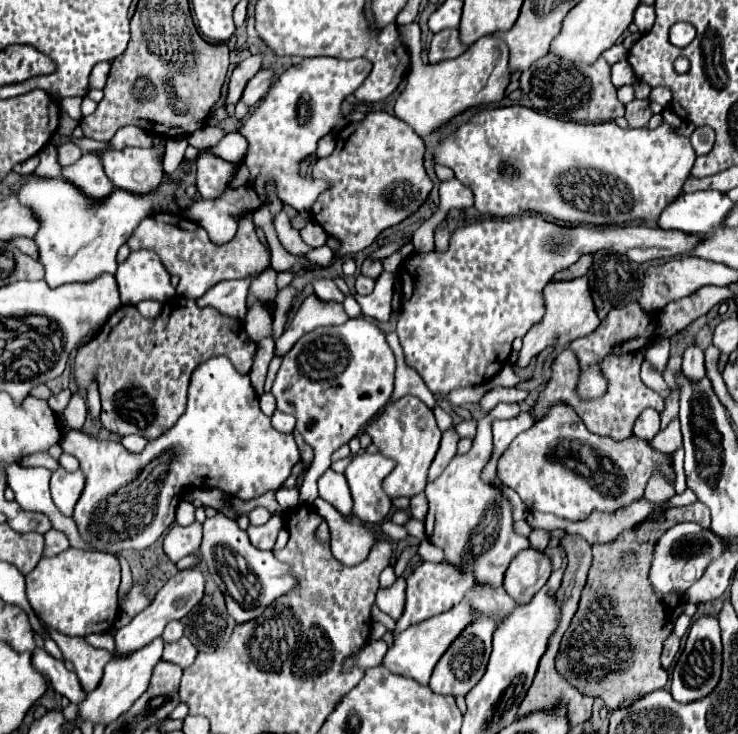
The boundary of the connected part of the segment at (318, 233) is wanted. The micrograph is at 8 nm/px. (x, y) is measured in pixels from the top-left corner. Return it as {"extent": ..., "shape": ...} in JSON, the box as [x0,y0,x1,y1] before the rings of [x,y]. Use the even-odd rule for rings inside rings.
{"extent":[300,222,328,248],"shape":[[[308,222],[308,224],[300,230],[300,236],[302,236],[302,240],[304,240],[308,246],[312,246],[312,248],[320,248],[320,246],[324,246],[324,244],[328,242],[328,234],[322,230],[322,226],[318,226],[318,224],[314,224],[314,222]]]}

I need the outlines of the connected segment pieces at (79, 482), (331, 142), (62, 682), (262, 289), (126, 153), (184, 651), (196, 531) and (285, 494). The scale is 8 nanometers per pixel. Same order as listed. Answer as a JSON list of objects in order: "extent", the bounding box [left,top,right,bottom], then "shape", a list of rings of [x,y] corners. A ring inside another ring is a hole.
[{"extent":[50,468,84,516],"shape":[[[58,468],[56,472],[52,472],[52,480],[50,480],[52,500],[64,516],[72,516],[82,490],[84,490],[82,470],[66,472],[64,468]]]},{"extent":[316,133,336,158],"shape":[[[332,133],[324,136],[324,138],[322,138],[320,142],[318,142],[316,156],[318,158],[329,156],[332,153],[332,150],[335,149],[335,146],[336,146],[336,137]]]},{"extent":[32,648,86,704],"shape":[[[36,648],[32,654],[32,662],[34,662],[34,668],[50,680],[52,688],[58,694],[66,696],[72,704],[80,704],[86,698],[86,692],[82,690],[78,676],[74,672],[70,672],[60,660],[52,658],[46,650]]]},{"extent":[252,270,276,300],"shape":[[[266,270],[262,276],[258,276],[252,282],[252,294],[256,298],[274,300],[274,296],[276,296],[276,272],[274,270]]]},{"extent":[100,148,164,192],"shape":[[[124,148],[116,152],[102,152],[100,160],[108,180],[126,192],[152,192],[163,177],[164,149]]]},{"extent":[164,636,198,668],"shape":[[[182,636],[176,642],[164,642],[164,660],[178,664],[182,668],[190,666],[194,662],[196,654],[198,654],[198,650],[194,648],[194,644],[186,636]]]},{"extent":[164,522,202,562],"shape":[[[192,522],[190,526],[174,524],[164,538],[164,552],[170,562],[178,562],[188,554],[194,554],[202,542],[202,524]]]},{"extent":[276,487,298,512],"shape":[[[282,487],[276,492],[276,502],[284,512],[294,510],[298,506],[298,490],[296,488]]]}]

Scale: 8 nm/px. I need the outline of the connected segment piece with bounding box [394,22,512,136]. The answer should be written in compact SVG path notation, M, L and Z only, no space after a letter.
M412 22L400 26L400 40L410 52L410 72L406 76L406 88L396 100L396 118L410 124L418 136L428 136L432 130L446 124L452 116L464 112L466 108L478 104L500 102L510 84L508 68L508 48L506 42L496 36L484 36L474 42L462 56L452 60L442 60L440 64L424 64L420 60L420 26Z

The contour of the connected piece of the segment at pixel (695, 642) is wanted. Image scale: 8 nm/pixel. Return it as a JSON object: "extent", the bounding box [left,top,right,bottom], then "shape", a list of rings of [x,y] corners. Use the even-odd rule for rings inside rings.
{"extent":[670,616,722,704],"shape":[[[702,616],[698,618],[688,632],[686,648],[680,656],[680,660],[674,666],[672,672],[672,688],[670,694],[676,702],[688,704],[700,698],[706,698],[720,682],[722,674],[722,644],[720,644],[720,626],[714,616]]]}

